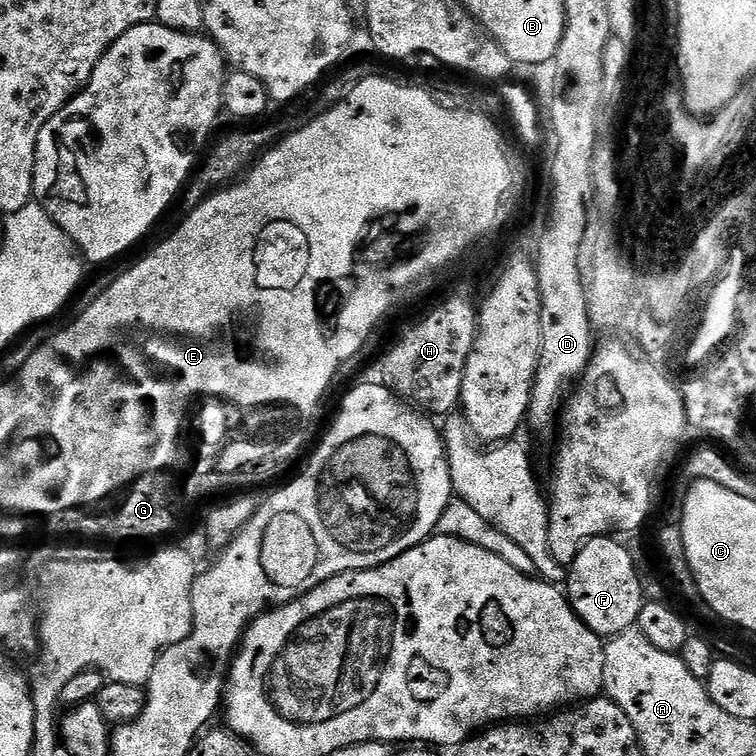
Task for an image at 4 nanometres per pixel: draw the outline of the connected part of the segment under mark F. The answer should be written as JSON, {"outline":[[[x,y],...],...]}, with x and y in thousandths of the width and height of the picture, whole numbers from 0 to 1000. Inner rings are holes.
{"outline":[[[808,708],[788,709],[784,714],[776,714],[767,725],[767,730],[759,738],[759,743],[749,757],[749,787],[762,816],[779,831],[784,839],[795,844],[820,841],[832,835],[845,821],[847,810],[853,802],[854,790],[852,776],[847,774],[847,761],[841,758],[839,738],[824,722],[819,713]]]}

